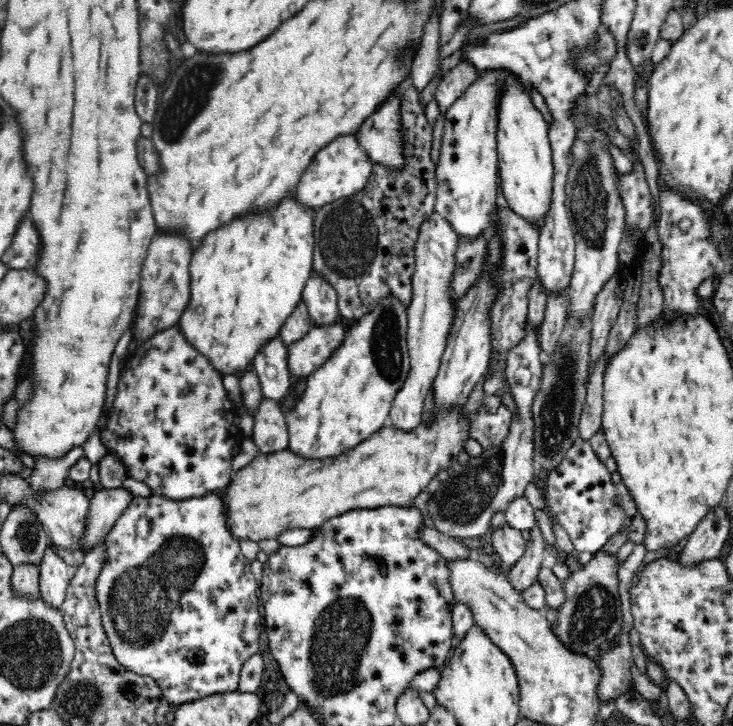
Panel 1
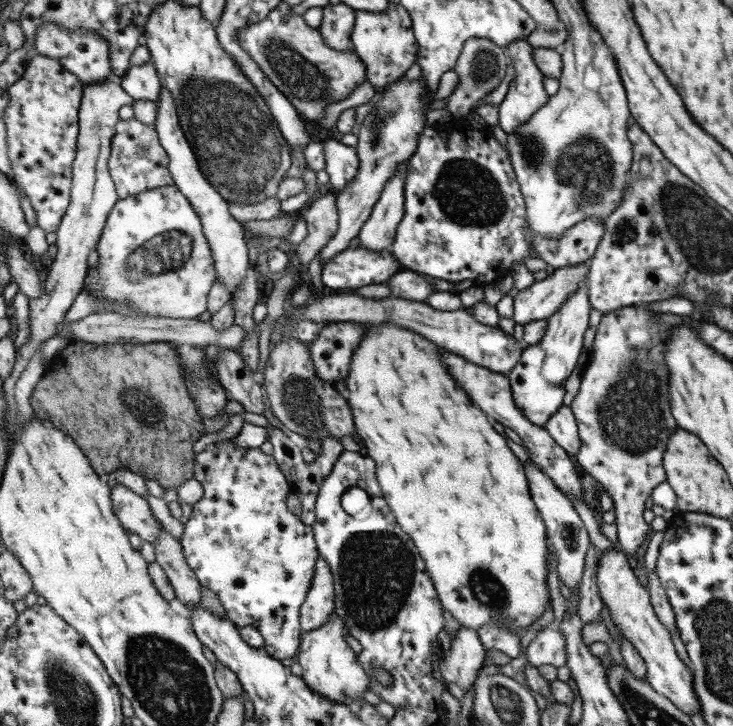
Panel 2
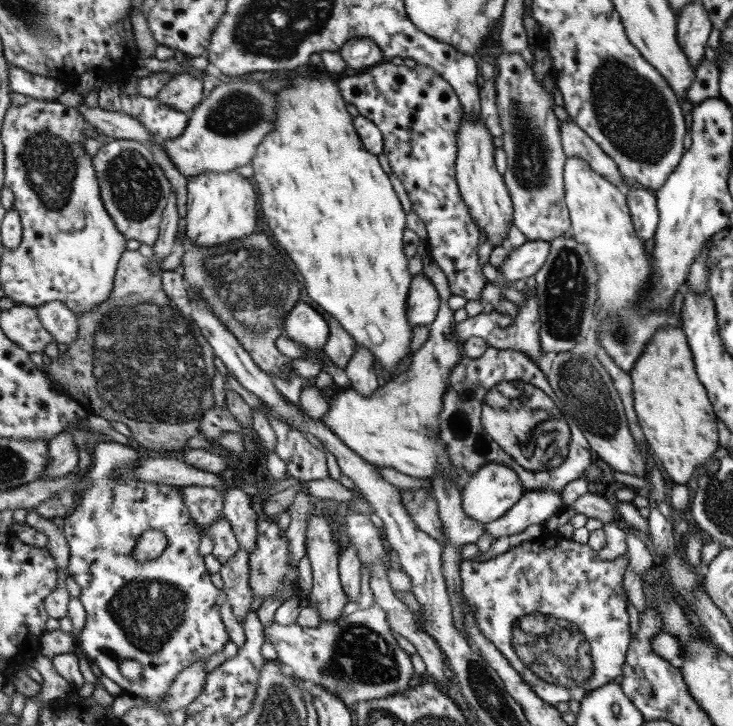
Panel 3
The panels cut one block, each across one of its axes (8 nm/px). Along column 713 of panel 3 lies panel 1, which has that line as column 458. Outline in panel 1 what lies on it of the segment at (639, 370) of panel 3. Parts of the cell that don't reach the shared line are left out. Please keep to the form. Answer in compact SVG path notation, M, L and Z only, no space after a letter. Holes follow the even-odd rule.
M440 414L440 416L436 418L436 424L434 424L430 430L420 428L419 426L418 428L414 428L412 432L400 432L399 429L396 428L384 428L384 430L374 432L368 441L356 446L356 448L350 448L349 450L346 450L346 452L342 452L340 456L336 456L336 458L326 458L326 460L304 460L302 456L296 456L294 452L290 452L287 448L270 454L260 452L251 463L233 473L230 484L225 488L226 495L223 496L223 508L226 509L227 528L230 528L231 535L234 536L239 543L258 543L262 542L262 540L278 540L282 532L286 532L286 530L294 530L294 528L303 528L304 530L311 529L314 531L315 529L322 527L324 522L328 522L330 518L350 512L352 509L375 509L379 506L392 505L396 507L412 507L420 504L421 506L423 495L428 486L430 486L430 482L436 477L438 468L448 466L448 475L454 473L455 467L453 464L450 464L450 458L456 456L456 454L462 450L462 444L466 441L466 438L469 438L466 432L470 430L466 430L466 428L468 428L468 424L466 424L466 420L462 420L462 414L448 414L448 416L446 416L446 414ZM414 496L419 498L417 502L412 500ZM410 500L412 500L412 504L408 504Z

